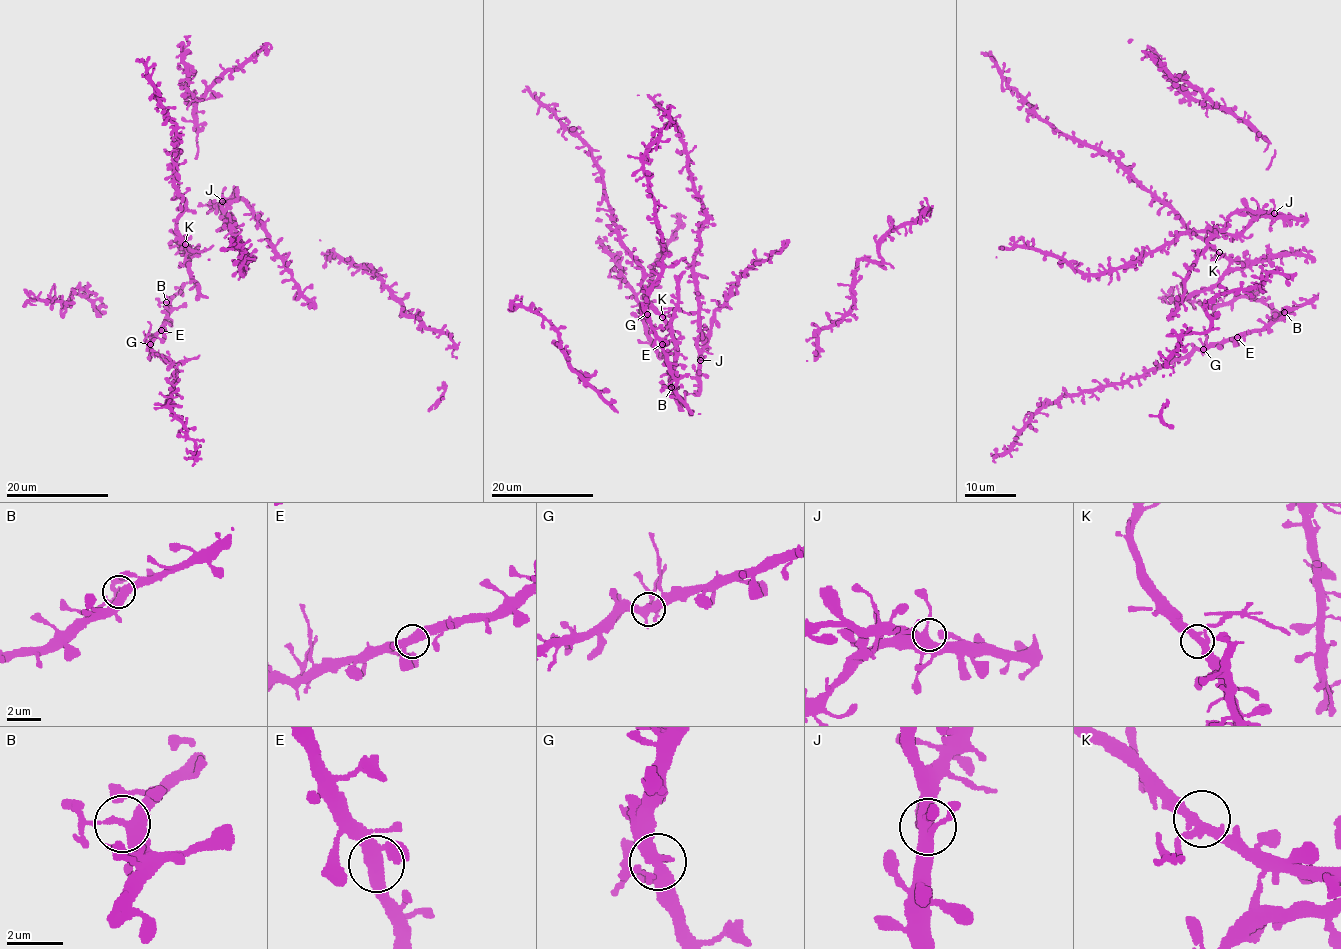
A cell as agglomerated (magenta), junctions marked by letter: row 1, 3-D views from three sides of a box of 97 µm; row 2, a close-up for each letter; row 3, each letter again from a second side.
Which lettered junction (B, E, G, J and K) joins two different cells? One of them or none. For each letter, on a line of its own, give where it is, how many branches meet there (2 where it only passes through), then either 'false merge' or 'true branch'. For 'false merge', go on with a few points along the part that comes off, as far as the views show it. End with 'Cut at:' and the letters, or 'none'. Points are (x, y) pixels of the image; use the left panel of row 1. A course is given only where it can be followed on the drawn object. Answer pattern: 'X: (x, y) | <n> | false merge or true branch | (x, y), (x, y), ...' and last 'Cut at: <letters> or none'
B: (166, 302) | 3 | true branch
E: (161, 330) | 3 | true branch
G: (150, 344) | 3 | true branch
J: (222, 201) | 3 | true branch
K: (185, 244) | 3 | true branch
Cut at: none

